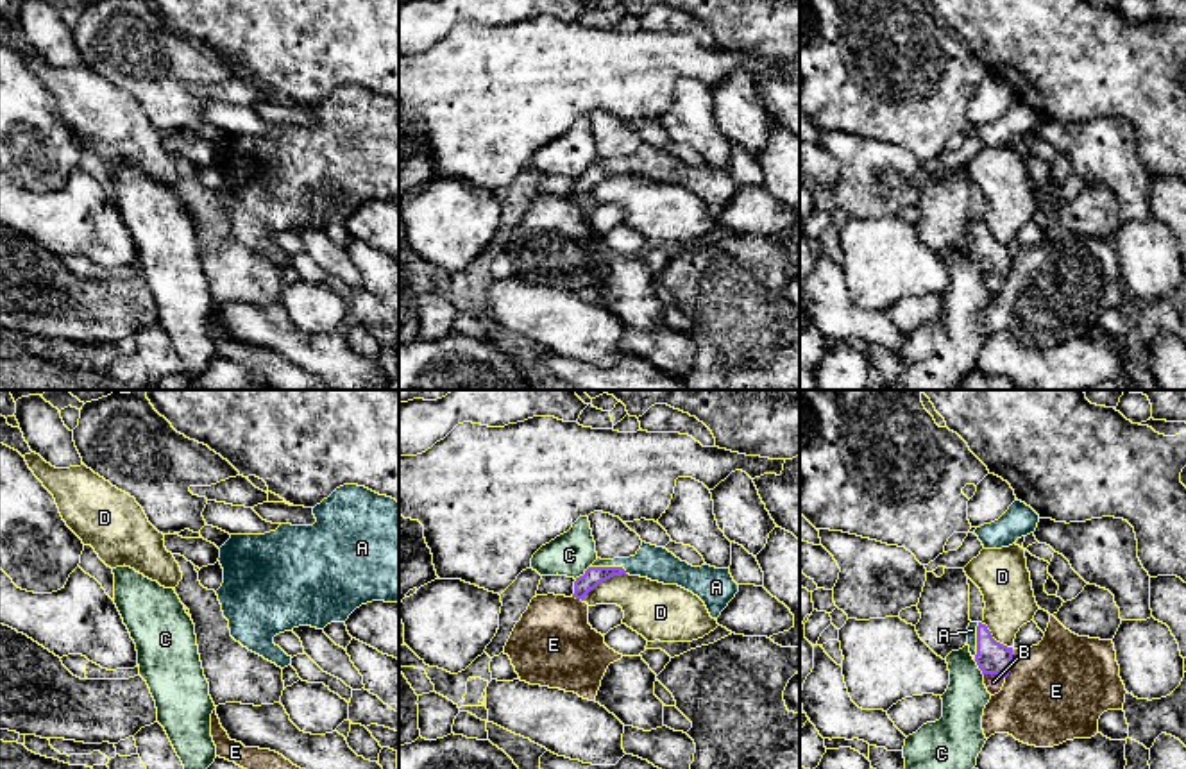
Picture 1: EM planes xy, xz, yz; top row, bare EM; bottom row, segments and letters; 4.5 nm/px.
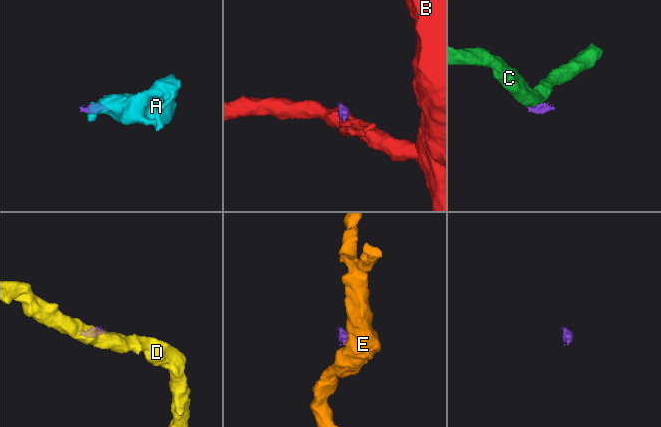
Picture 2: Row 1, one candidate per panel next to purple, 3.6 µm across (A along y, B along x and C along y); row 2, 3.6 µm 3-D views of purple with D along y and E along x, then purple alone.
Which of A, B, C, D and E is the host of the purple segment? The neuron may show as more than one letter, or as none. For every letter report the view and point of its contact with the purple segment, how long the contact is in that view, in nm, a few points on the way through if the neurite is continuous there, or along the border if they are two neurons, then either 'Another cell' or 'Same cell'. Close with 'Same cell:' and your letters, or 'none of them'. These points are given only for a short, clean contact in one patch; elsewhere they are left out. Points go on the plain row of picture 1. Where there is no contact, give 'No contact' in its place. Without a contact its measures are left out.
A: Touches purple at yz (977, 240). Shared border 170 nm. Path across: yz (991, 256), (977, 240), (972, 229). Same cell
B: Touches purple at yz (995, 272). Shared border 100 nm. Boundary: yz (984, 272), (995, 272), (1004, 278). Another cell
C: Touches purple at xz (584, 174). Shared border 100 nm. Boundary: xz (591, 165), (575, 177). Another cell
D: Touches purple at xz (603, 179). Shared border 240 nm. Boundary: xz (625, 172), (600, 181), (582, 199). Another cell
E: Touches purple at yz (1011, 263). Shared border 140 nm. Boundary: yz (1013, 249), (1013, 265), (1006, 278). Another cell
Same cell: A

